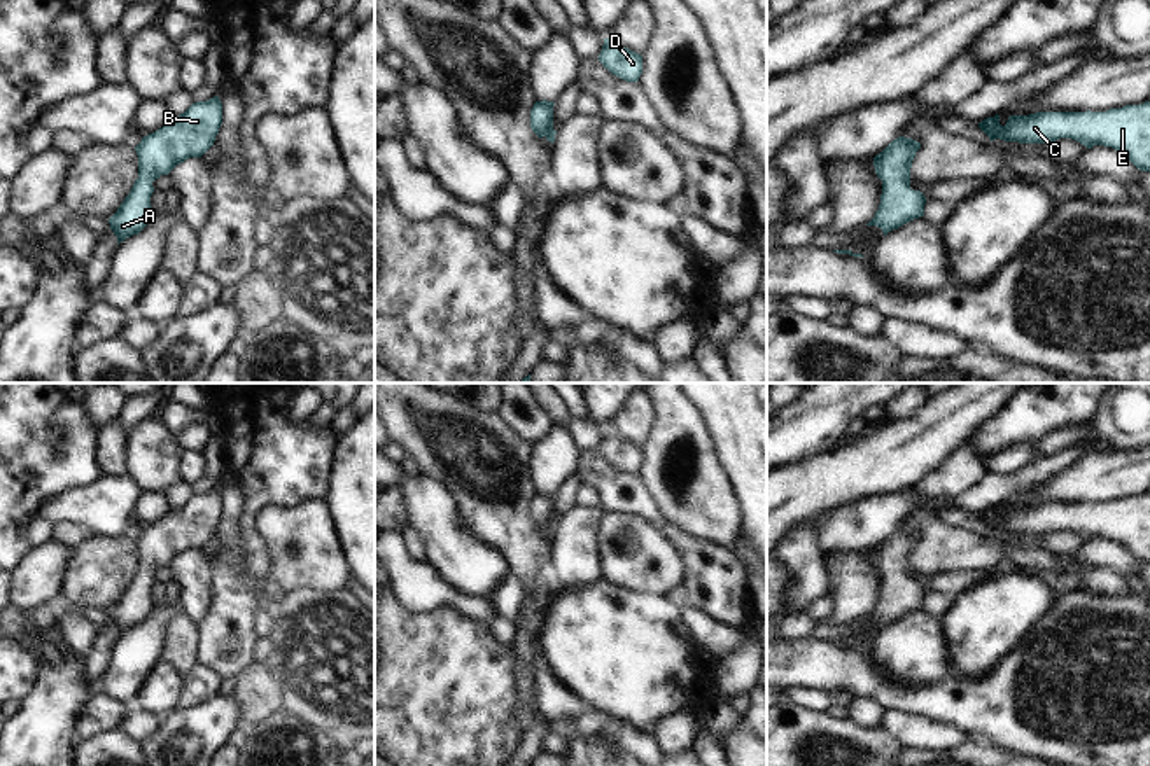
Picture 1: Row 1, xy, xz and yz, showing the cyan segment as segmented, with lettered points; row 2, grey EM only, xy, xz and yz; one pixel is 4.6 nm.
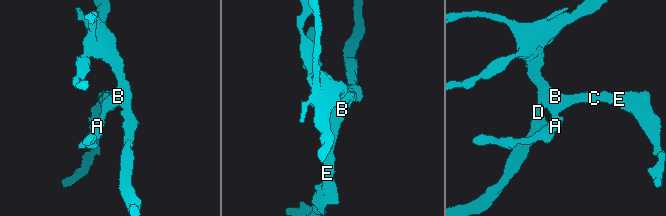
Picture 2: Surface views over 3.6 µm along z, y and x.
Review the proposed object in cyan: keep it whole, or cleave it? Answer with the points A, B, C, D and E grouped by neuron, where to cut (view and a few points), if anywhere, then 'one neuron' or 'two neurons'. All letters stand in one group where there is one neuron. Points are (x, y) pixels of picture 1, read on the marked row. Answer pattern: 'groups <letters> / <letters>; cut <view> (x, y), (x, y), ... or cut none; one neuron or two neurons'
groups A B C D E; cut none; one neuron

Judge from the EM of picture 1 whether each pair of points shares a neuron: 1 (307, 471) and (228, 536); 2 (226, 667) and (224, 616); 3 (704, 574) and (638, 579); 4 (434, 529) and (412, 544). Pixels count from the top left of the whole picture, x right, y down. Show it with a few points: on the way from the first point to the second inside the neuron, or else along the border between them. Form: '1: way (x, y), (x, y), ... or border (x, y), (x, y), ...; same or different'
1: border (237, 487), (242, 495), (242, 567); different
2: way (217, 654), (224, 647), (224, 628); same
3: border (666, 539), (683, 565), (681, 584); different
4: border (408, 523), (422, 544), (426, 560); different

